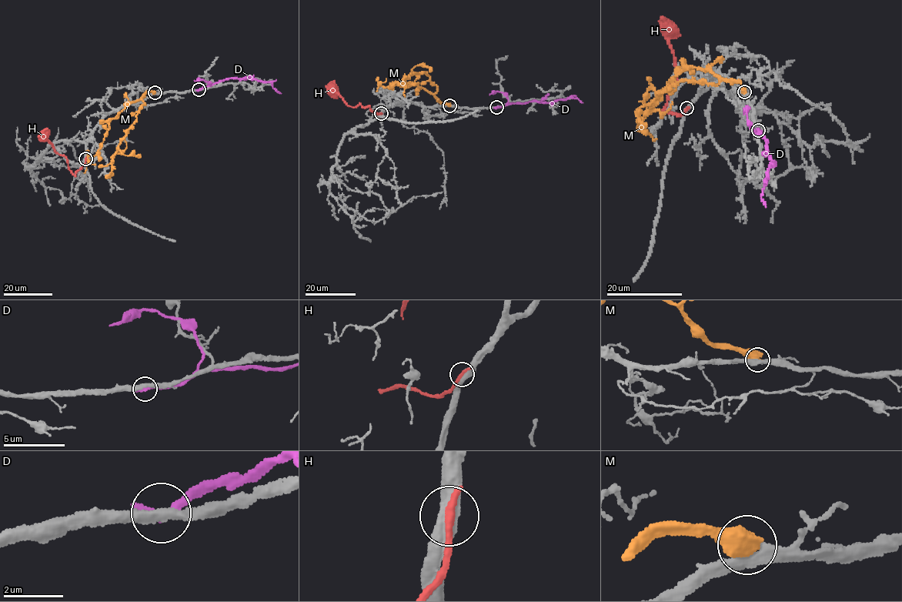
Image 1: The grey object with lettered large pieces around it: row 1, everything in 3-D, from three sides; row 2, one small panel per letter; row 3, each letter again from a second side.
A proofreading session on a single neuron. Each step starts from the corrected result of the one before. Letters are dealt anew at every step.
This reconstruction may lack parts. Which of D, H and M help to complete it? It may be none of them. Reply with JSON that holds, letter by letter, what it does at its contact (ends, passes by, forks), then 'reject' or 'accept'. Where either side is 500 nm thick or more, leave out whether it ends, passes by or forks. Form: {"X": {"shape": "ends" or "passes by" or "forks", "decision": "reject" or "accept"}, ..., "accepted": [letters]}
{"D": {"shape": "ends", "decision": "reject"}, "H": {"decision": "accept"}, "M": {"decision": "reject"}, "accepted": ["H"]}

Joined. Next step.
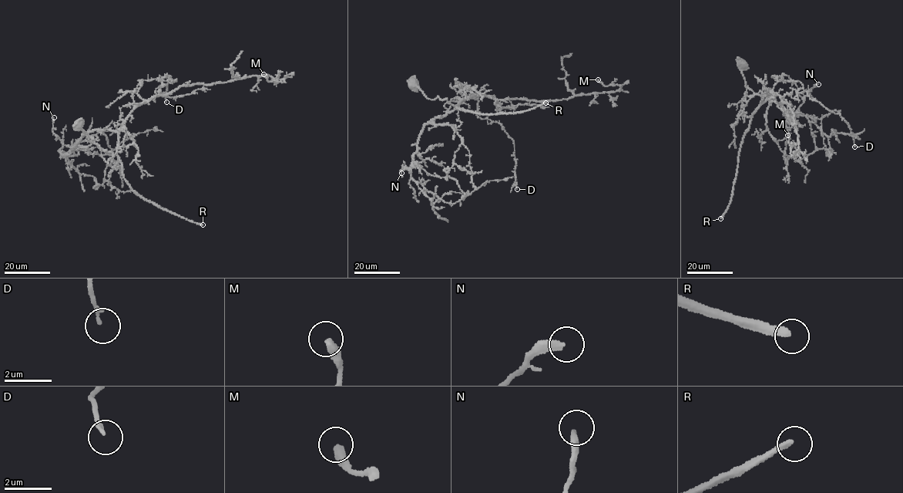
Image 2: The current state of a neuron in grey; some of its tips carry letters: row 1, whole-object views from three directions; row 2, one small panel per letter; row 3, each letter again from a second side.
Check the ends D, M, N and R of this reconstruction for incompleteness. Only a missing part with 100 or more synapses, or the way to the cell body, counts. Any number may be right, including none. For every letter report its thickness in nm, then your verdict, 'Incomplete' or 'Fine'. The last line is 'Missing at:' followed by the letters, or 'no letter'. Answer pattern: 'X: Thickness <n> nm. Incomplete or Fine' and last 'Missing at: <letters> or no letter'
D: Thickness 160 nm. Fine
M: Thickness 360 nm. Fine
N: Thickness 280 nm. Fine
R: Thickness 260 nm. Incomplete
Missing at: R

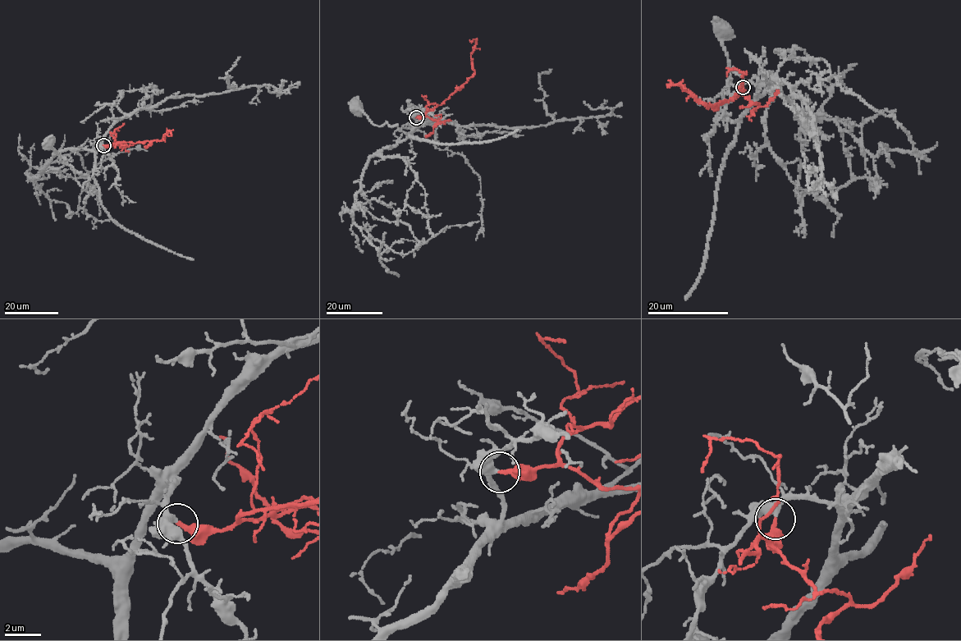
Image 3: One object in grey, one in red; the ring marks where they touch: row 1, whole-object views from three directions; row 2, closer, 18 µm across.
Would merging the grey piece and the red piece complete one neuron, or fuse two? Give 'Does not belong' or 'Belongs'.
Belongs

